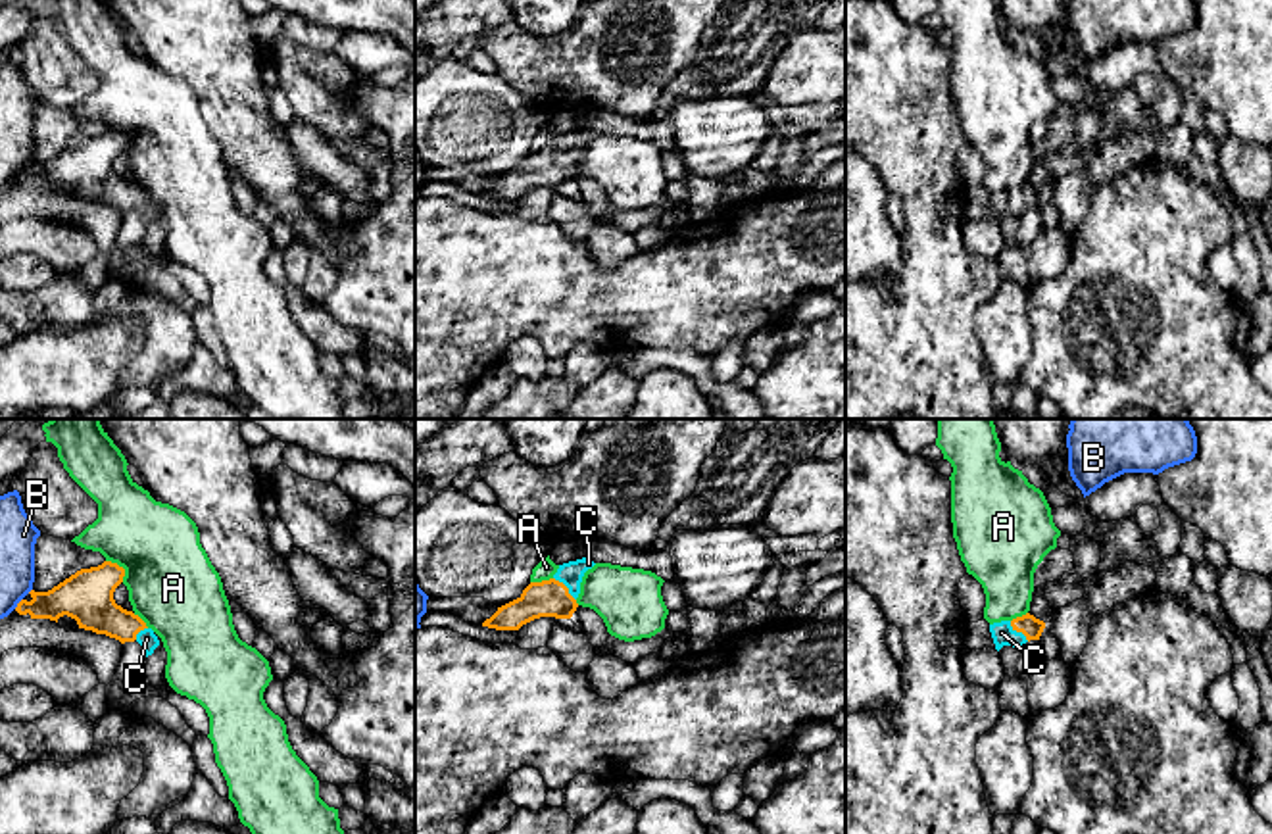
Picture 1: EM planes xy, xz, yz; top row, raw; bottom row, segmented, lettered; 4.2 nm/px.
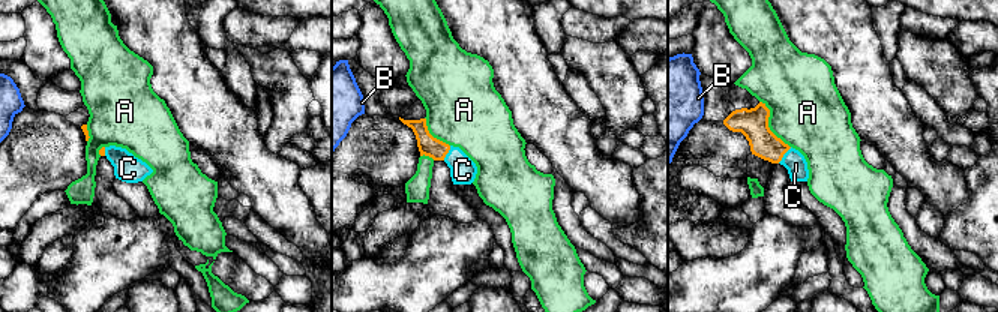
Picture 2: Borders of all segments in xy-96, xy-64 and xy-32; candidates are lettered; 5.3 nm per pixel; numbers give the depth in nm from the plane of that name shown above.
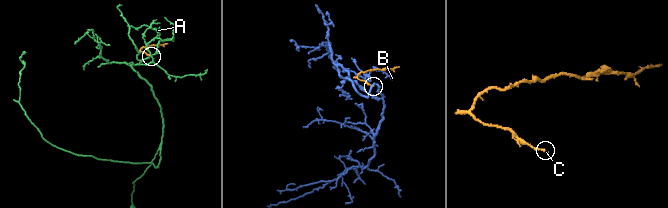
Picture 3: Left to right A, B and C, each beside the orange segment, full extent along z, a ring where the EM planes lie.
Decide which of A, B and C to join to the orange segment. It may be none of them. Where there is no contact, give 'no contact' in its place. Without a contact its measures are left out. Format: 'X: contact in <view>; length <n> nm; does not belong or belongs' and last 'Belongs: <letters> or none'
A: contact in xy; length 120 nm; does not belong
B: contact in xy; length 60 nm; does not belong
C: contact in xz; length 140 nm; belongs
Belongs: C

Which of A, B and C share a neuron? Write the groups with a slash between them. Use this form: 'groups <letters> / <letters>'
groups A / B / C

